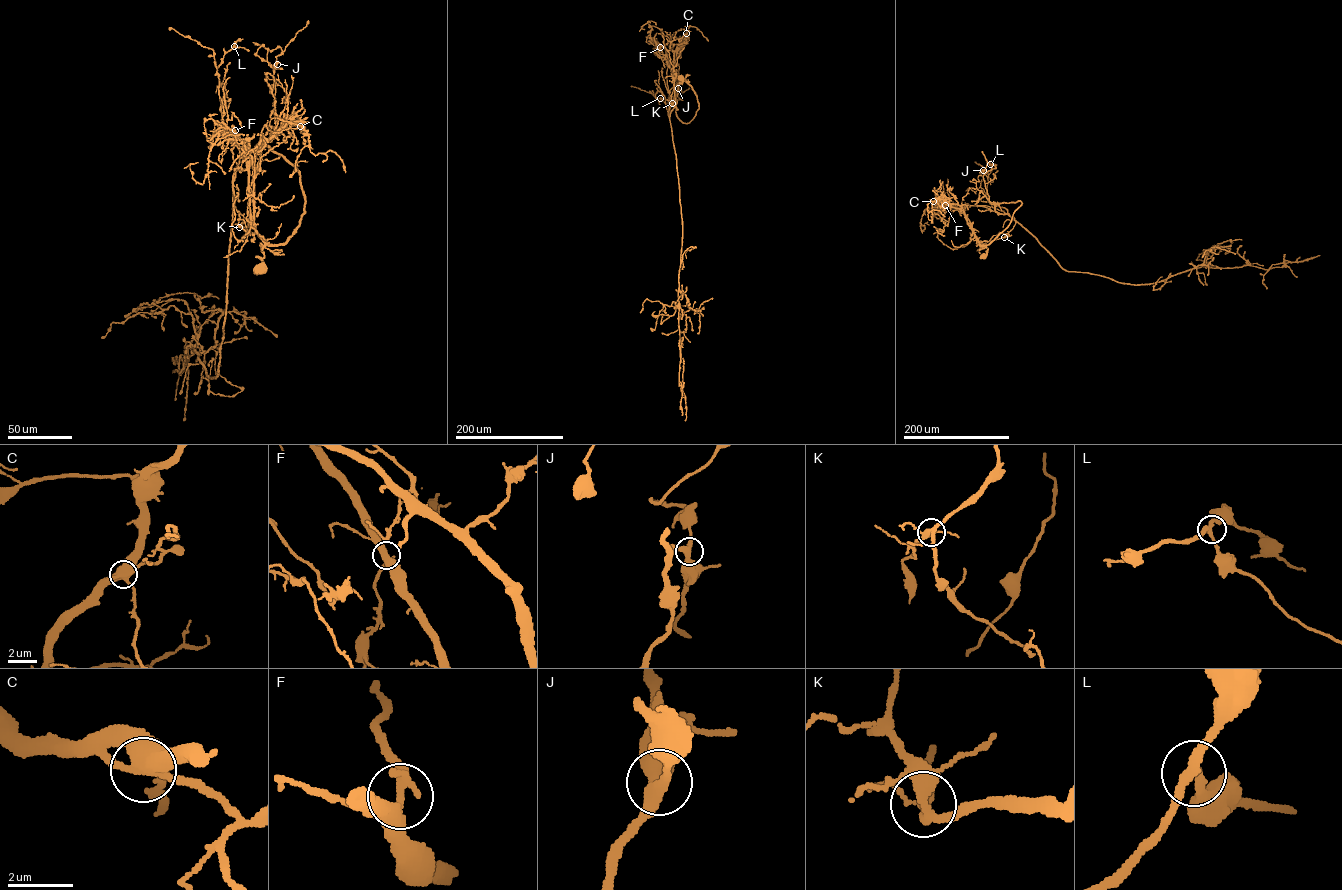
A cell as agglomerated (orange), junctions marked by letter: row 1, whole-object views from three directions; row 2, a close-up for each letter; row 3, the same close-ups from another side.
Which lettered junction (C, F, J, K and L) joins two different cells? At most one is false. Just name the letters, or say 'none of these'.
none of these

